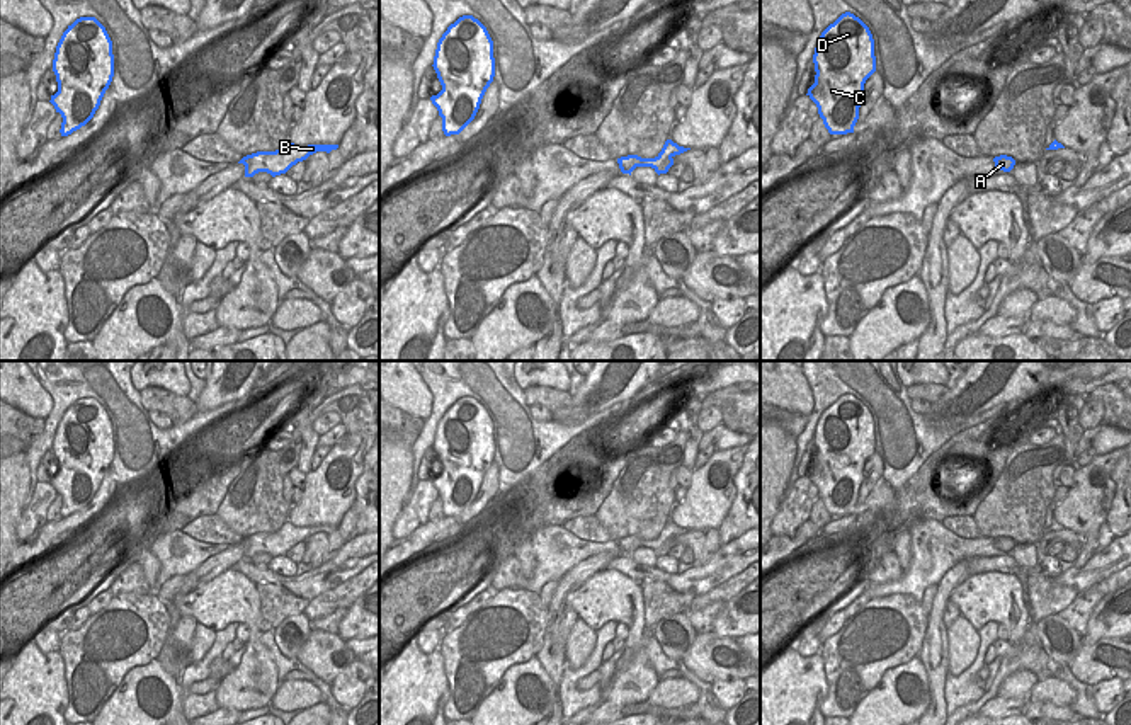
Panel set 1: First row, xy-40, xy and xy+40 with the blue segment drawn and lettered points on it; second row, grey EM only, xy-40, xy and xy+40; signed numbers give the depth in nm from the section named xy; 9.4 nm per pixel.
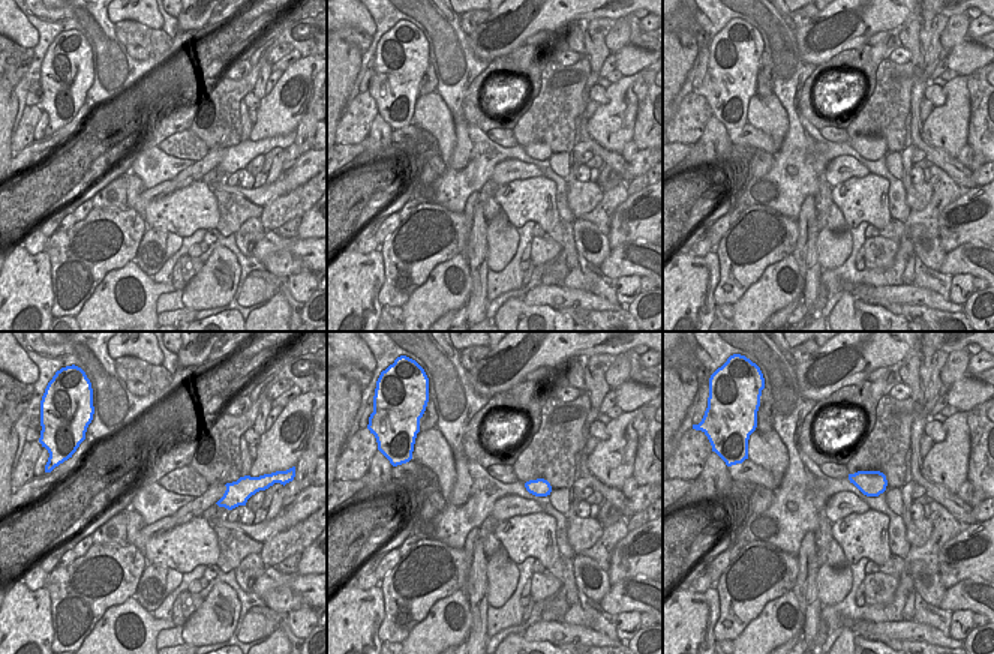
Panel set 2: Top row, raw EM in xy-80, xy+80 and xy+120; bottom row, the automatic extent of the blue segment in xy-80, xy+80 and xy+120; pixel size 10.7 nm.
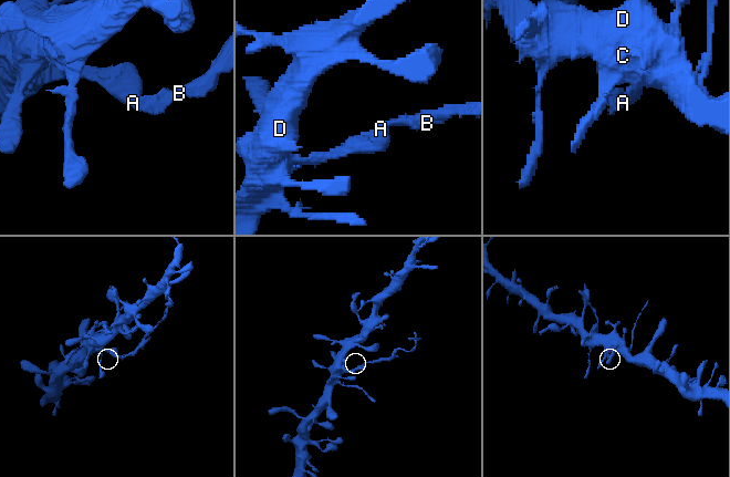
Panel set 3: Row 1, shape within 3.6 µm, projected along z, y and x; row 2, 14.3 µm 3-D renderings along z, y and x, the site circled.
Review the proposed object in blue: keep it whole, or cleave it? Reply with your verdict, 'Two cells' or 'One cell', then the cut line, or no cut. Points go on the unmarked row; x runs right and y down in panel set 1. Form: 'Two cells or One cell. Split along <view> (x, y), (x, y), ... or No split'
Two cells. Split along xy (625, 538), (619, 548).

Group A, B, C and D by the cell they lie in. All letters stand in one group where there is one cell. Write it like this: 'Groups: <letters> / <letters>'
Groups: A C D / B.

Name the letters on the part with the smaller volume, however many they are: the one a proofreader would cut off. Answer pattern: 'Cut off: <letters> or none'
Cut off: B

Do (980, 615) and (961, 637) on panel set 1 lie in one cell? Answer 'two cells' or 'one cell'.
two cells

